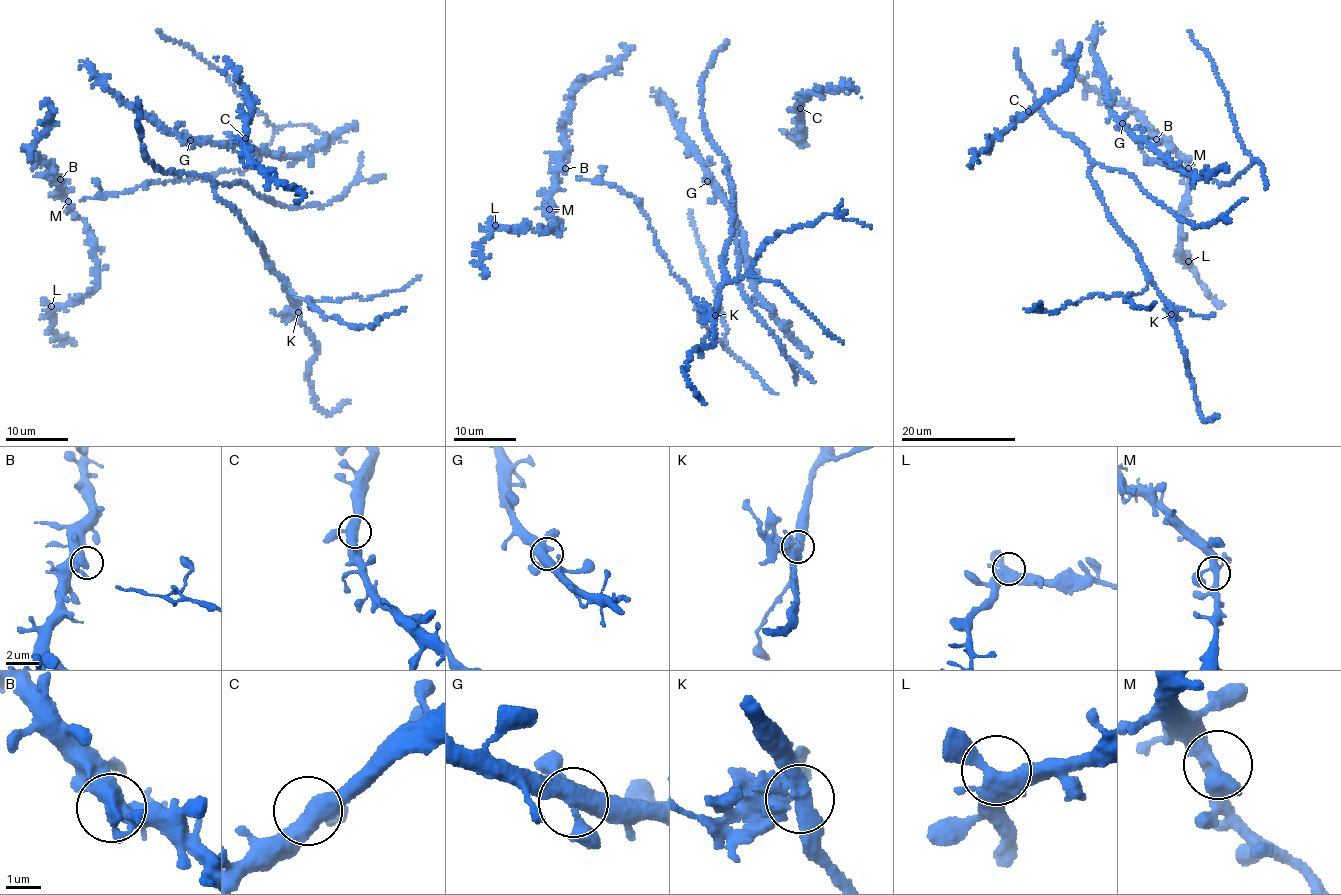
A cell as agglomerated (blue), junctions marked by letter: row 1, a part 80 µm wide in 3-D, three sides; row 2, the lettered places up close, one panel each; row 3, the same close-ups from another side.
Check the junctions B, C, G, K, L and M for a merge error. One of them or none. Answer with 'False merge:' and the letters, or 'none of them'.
False merge: K

